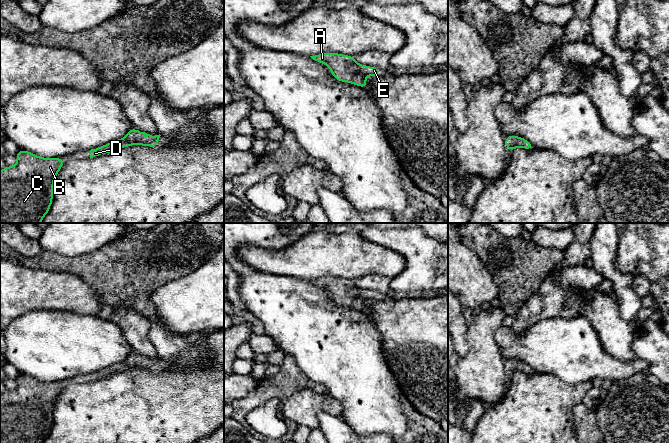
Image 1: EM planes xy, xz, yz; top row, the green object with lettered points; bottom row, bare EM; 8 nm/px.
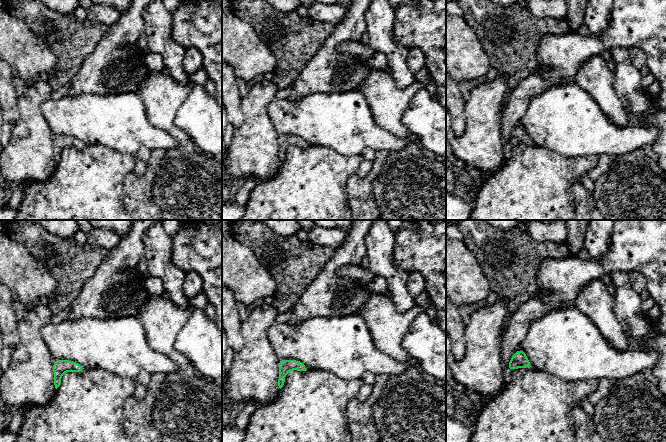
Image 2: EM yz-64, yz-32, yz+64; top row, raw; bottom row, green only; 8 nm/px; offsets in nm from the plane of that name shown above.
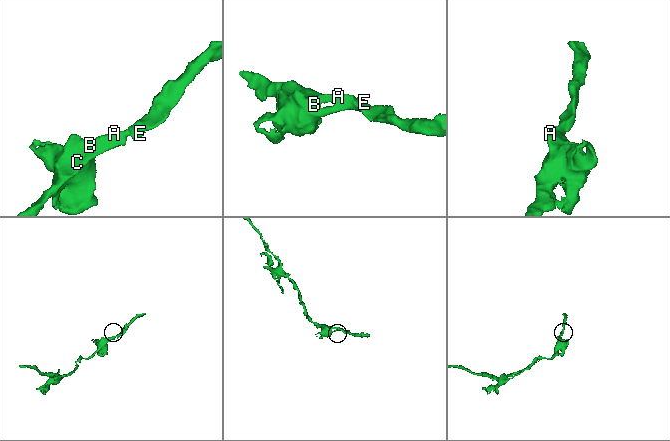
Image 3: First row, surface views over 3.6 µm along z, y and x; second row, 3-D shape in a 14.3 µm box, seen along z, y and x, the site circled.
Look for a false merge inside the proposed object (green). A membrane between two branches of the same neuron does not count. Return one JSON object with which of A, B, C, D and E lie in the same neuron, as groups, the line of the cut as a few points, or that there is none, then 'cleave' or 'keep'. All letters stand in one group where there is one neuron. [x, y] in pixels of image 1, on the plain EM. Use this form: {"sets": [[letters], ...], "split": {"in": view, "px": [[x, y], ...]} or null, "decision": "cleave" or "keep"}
{"sets": [["A", "B", "C", "D", "E"]], "split": null, "decision": "keep"}

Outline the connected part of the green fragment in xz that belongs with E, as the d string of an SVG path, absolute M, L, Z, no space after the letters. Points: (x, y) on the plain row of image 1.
M321 277L310 280L313 284L325 288L331 294L332 300L340 305L353 307L356 310L368 312L365 300L380 300L381 293L358 288L354 280L339 277Z

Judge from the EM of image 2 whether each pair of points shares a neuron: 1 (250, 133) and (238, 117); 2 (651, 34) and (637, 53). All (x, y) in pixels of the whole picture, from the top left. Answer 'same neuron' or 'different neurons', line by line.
1: different neurons
2: different neurons

